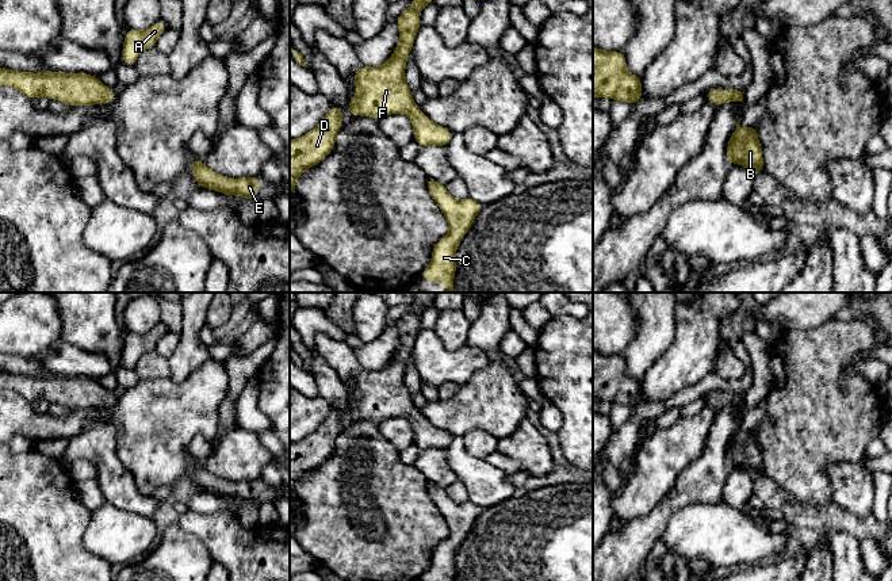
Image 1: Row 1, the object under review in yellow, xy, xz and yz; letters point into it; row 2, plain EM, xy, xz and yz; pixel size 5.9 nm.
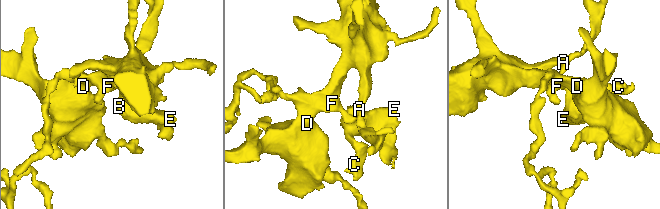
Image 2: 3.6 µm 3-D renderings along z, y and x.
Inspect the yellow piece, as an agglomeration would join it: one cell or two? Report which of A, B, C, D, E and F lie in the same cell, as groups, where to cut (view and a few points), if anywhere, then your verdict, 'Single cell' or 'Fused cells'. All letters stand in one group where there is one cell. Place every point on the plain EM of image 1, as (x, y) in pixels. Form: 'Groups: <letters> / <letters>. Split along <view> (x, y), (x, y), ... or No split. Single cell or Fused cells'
Groups: A B C D E F. No split. Single cell

